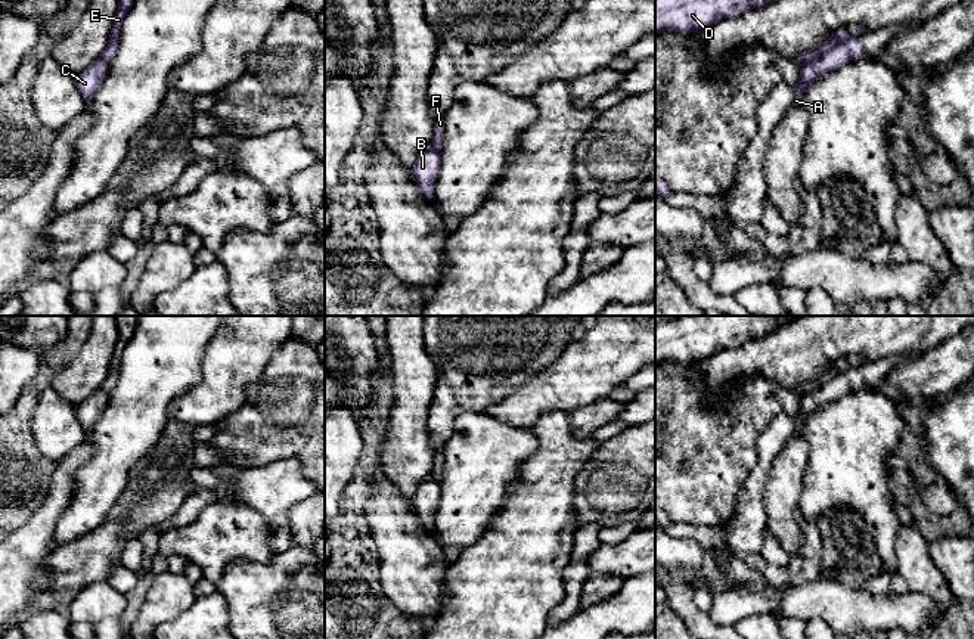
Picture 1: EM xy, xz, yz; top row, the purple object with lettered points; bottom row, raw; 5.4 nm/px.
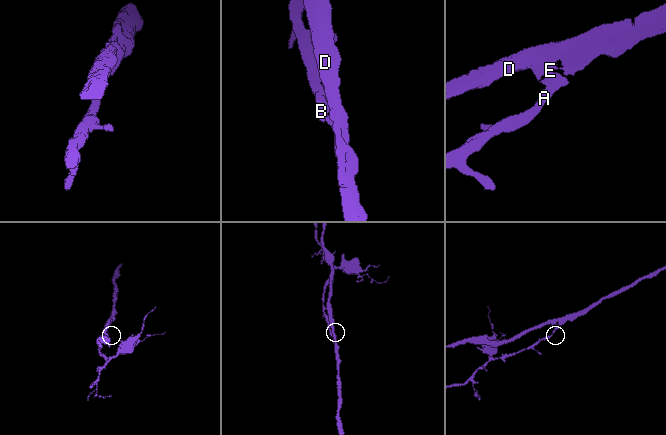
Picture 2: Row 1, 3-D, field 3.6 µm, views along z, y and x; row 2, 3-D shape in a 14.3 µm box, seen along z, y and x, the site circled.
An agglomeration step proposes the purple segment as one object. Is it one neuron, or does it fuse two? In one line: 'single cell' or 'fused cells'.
fused cells

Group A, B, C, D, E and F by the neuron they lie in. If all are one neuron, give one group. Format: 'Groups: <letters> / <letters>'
Groups: A B C / D E F

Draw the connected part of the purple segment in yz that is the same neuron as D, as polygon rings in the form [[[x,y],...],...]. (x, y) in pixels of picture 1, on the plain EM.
[[[679,316],[655,323],[655,366],[663,362],[698,363],[722,350],[733,350],[763,338],[795,316]]]

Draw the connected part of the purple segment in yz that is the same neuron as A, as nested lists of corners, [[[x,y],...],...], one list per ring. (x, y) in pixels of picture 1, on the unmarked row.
[[[849,367],[846,372],[837,373],[831,379],[828,379],[821,388],[800,397],[798,413],[792,416],[792,437],[801,435],[803,422],[819,407],[828,404],[829,401],[841,398],[850,391],[857,391],[866,387],[868,385],[862,379],[857,367]]]

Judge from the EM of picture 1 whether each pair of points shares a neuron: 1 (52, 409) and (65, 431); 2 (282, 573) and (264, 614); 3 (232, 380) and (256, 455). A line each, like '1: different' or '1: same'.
1: same
2: same
3: different

